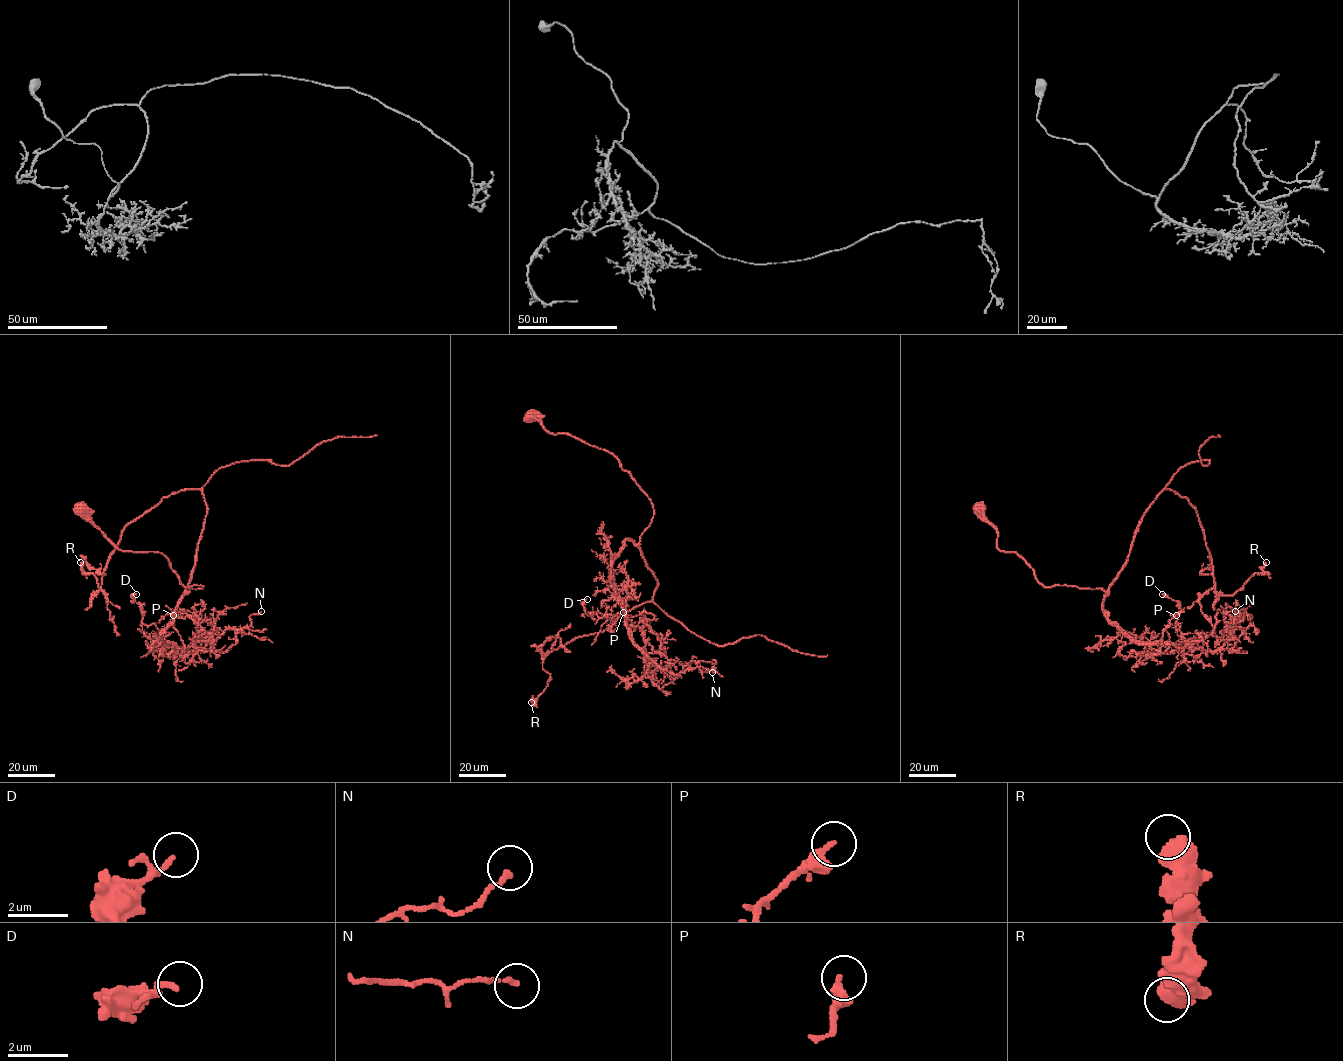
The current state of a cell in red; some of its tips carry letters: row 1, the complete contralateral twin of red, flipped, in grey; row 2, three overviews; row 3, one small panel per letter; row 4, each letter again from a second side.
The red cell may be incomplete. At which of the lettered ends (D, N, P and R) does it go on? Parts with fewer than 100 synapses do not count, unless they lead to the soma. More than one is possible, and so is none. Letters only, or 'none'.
none

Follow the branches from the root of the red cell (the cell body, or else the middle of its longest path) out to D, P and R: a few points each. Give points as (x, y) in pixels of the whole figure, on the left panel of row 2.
D: (80, 508), (118, 548), (161, 552), (185, 587), (202, 586), (177, 604), (168, 647), (142, 622), (136, 594)
P: (80, 508), (118, 548), (161, 552), (185, 587), (202, 586), (182, 597), (161, 635), (178, 654), (173, 615)
R: (80, 508), (202, 586), (187, 593), (206, 505), (183, 489), (131, 521), (93, 595), (80, 562)

